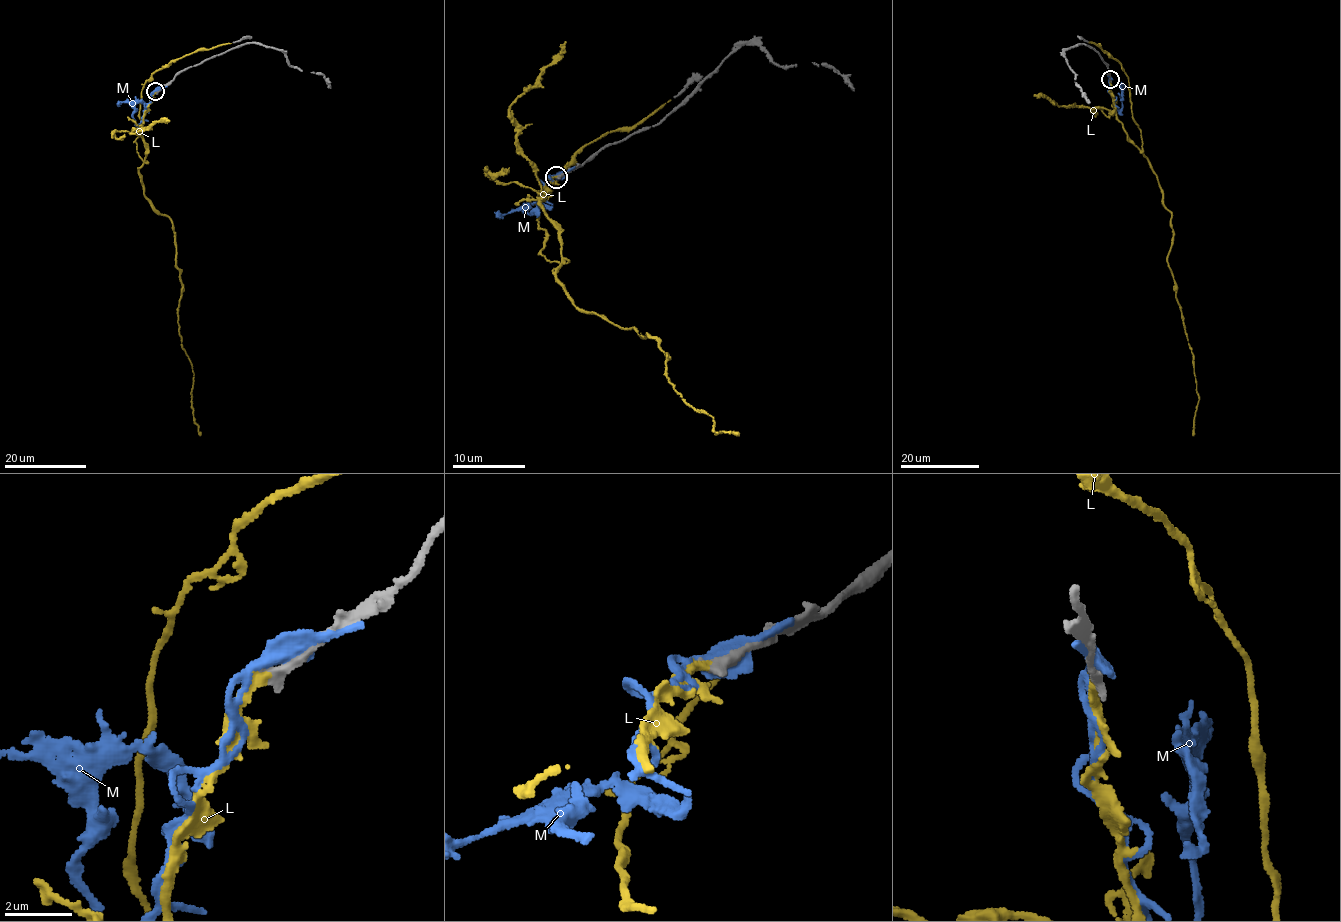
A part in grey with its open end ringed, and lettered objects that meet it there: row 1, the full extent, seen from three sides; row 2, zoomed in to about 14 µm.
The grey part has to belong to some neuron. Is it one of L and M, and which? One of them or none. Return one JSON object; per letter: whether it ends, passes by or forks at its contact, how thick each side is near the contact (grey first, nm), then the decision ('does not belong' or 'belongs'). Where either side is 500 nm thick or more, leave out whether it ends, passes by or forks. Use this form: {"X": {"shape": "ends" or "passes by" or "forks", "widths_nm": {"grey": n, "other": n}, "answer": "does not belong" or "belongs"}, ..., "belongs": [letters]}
{"L": {"shape": "ends", "widths_nm": {"grey": 360, "other": 320}, "answer": "belongs"}, "M": {"shape": "passes by", "widths_nm": {"grey": 220, "other": 400}, "answer": "does not belong"}, "belongs": ["L"]}

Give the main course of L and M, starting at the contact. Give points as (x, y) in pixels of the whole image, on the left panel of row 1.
L: (156, 91), (144, 113), (140, 178), (148, 202), (169, 217), (175, 233), (178, 321), (200, 436)
M: (161, 88), (152, 94), (143, 121), (134, 122), (132, 112), (138, 102), (148, 113)

